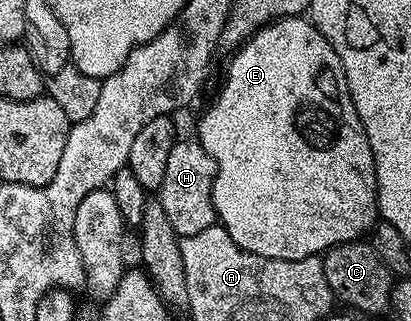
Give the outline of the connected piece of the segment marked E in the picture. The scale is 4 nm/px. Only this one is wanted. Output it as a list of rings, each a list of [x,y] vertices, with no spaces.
[[[285,16],[283,20],[273,20],[271,24],[265,24],[231,56],[234,57],[226,68],[226,81],[223,82],[218,97],[211,102],[210,109],[199,118],[196,132],[196,139],[204,146],[204,150],[208,150],[218,167],[212,186],[212,202],[217,223],[221,224],[224,230],[228,230],[232,242],[236,242],[238,248],[248,250],[252,254],[260,254],[264,258],[299,260],[324,254],[337,244],[362,240],[365,232],[367,235],[380,220],[372,146],[368,146],[368,134],[364,134],[360,114],[356,114],[356,106],[350,97],[344,66],[336,50],[332,50],[328,38],[324,38],[324,34],[320,34],[320,30],[316,30],[316,26],[310,23],[309,19],[302,16]]]

